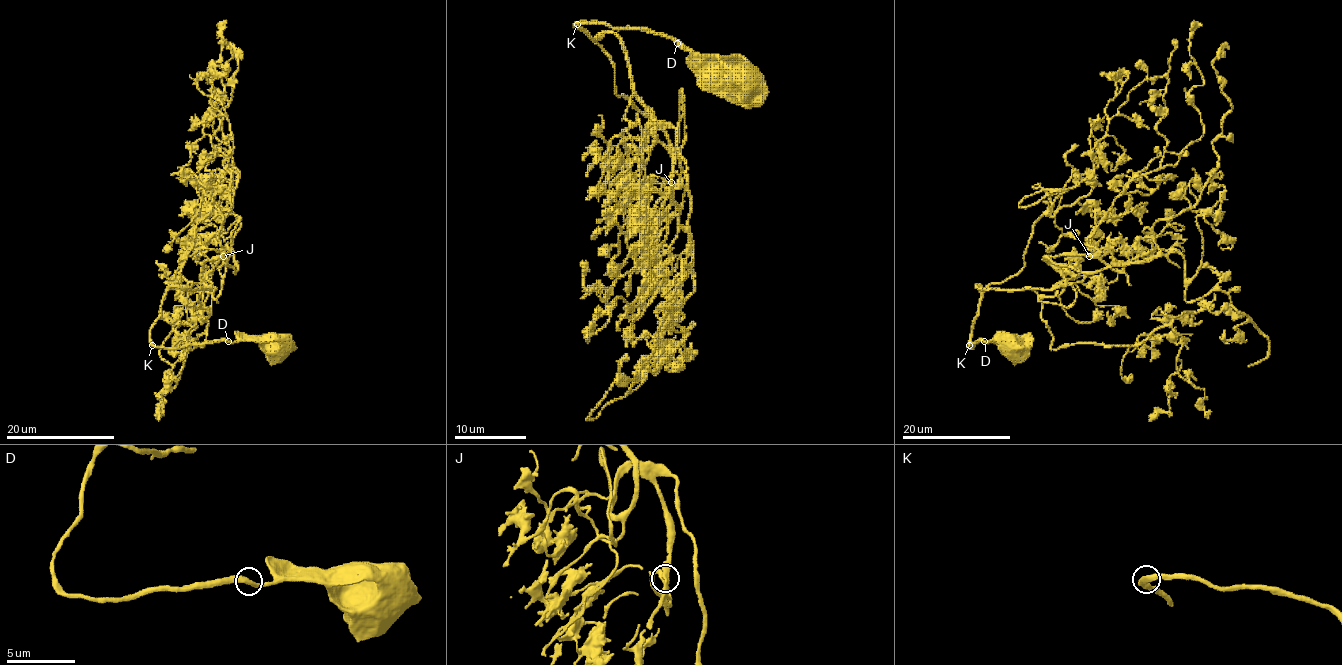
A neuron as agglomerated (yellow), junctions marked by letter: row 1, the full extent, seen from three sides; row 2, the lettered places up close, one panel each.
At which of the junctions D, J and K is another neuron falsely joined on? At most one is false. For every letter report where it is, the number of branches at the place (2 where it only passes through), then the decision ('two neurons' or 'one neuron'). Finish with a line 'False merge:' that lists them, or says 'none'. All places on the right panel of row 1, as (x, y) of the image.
D: (984, 341) | 2 | one neuron
J: (1089, 256) | 2 | one neuron
K: (969, 345) | 2 | one neuron
False merge: none

